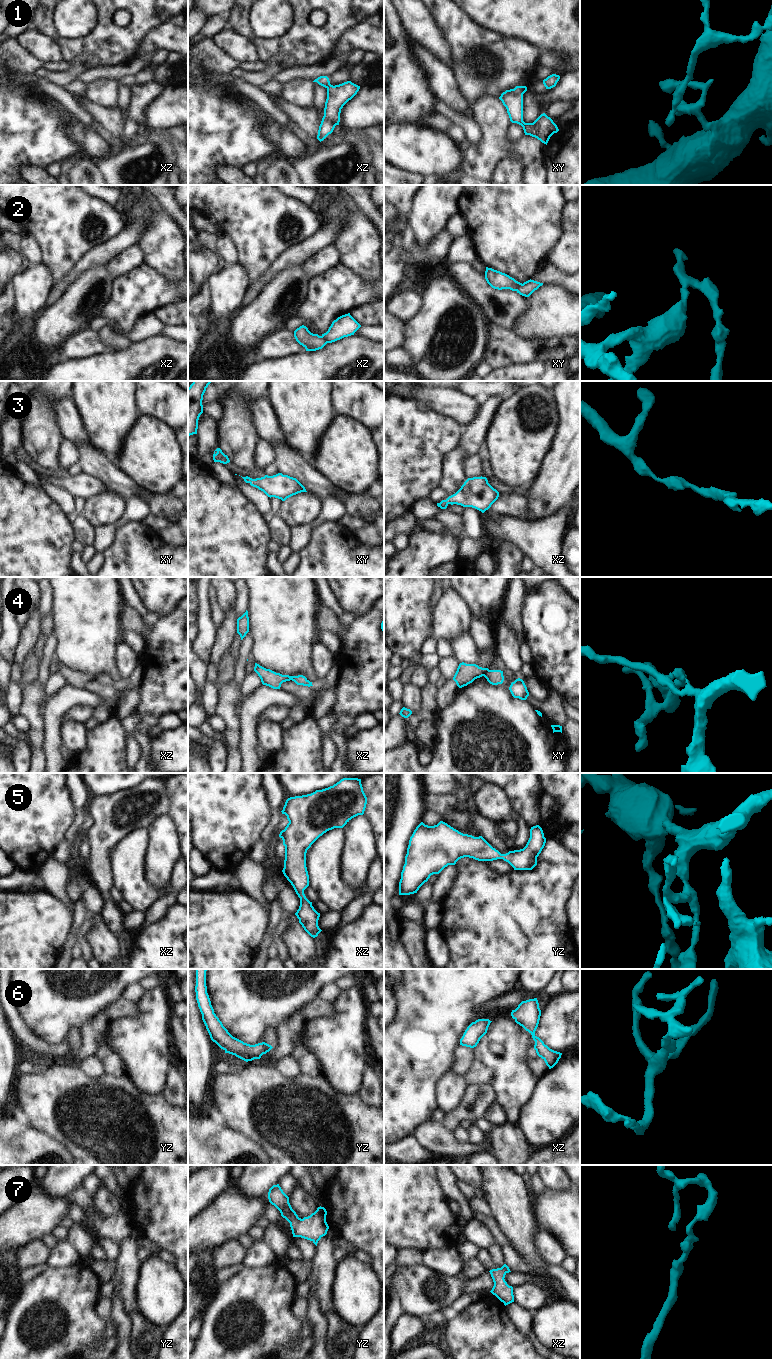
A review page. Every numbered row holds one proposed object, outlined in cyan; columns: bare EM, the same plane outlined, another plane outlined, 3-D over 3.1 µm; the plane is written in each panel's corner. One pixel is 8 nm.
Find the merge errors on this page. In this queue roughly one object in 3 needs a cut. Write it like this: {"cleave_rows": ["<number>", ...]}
{"cleave_rows": ["1", "2", "4"]}

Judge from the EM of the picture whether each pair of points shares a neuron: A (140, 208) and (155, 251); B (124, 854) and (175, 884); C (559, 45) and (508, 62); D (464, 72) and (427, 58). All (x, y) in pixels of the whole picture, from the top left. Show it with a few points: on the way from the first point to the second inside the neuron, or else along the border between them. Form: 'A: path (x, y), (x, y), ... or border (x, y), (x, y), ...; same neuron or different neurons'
A: path (152, 216), (155, 219), (155, 239); same neuron
B: border (167, 886), (167, 890), (152, 904); different neurons
C: border (519, 38), (532, 44), (539, 51); different neurons
D: border (448, 66), (453, 73), (458, 88); different neurons

